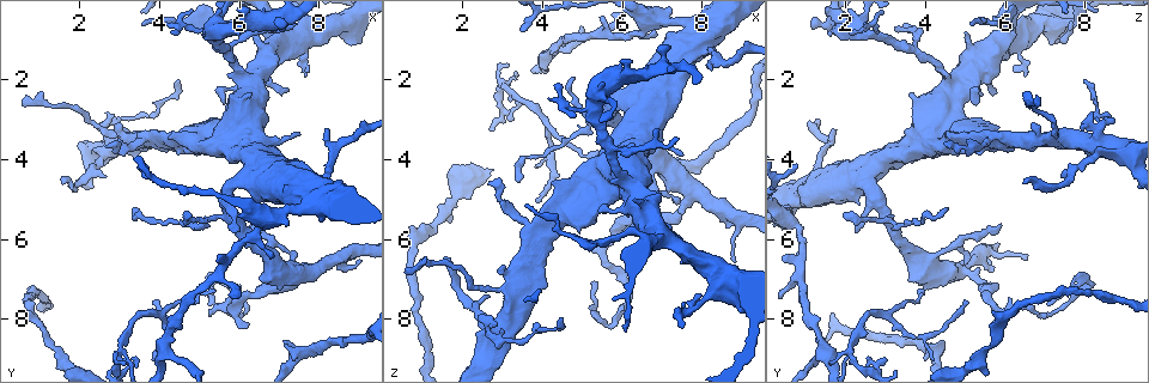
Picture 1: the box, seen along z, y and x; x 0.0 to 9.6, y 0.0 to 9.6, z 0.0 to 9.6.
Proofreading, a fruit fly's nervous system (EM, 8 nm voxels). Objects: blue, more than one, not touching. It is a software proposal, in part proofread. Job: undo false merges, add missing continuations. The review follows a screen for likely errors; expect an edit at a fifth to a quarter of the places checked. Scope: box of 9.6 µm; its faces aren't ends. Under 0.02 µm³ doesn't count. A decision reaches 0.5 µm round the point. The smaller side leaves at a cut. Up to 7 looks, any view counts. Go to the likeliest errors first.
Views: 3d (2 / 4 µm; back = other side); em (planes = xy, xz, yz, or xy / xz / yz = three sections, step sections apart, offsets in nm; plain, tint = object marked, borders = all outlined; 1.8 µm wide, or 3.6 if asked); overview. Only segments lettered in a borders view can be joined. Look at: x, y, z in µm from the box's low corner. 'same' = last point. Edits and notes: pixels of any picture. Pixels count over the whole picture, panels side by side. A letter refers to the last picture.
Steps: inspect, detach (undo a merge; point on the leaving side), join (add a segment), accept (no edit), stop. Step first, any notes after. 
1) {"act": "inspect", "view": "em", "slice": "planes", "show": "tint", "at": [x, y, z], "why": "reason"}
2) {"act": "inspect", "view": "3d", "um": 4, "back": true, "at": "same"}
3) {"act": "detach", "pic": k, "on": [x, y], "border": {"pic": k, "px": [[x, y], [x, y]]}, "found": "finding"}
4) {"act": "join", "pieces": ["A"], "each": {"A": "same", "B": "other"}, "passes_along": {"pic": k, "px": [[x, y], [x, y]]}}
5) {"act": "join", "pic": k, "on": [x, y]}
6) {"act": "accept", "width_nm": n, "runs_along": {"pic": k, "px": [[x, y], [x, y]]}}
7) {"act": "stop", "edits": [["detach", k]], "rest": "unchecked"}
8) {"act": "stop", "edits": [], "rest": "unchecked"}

{"act": "inspect", "view": "em", "um": 3.6, "slice": "planes", "show": "borders", "at": [6.10, 4.45, 2.55], "why": "touches itself"}

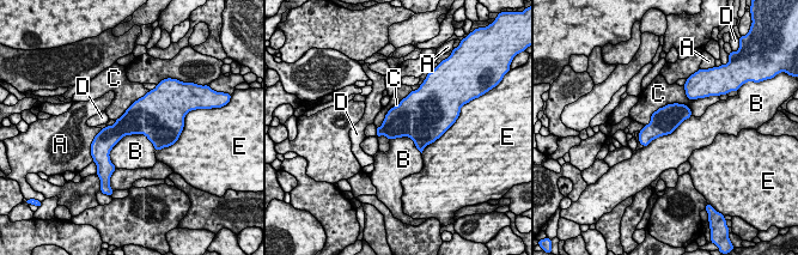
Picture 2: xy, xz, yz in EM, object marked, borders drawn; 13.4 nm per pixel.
{"act": "accept", "each": {"A": "other", "B": "other", "C": "other", "D": "other", "E": "other"}, "border": {"pic": 2, "px": [[156, 150], [126, 134], [108, 156]]}, "found": "continuous, no second neuron"}

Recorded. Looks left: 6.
{"act": "inspect", "view": "em", "slice": "planes", "show": "borders", "at": [6.30, 5.65, 5.90], "why": "free end"}

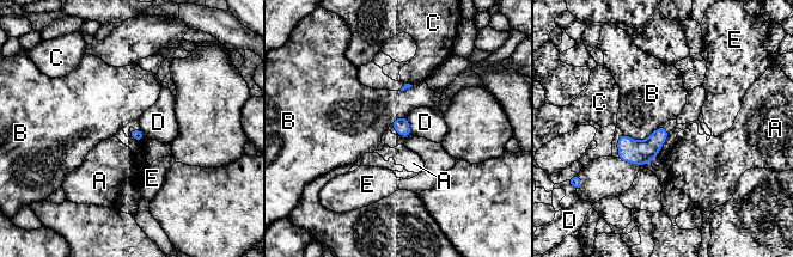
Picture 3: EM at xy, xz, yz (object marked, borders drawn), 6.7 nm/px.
{"act": "accept", "each": {"A": "other", "B": "other", "C": "other", "D": "other", "E": "other"}, "border": {"pic": 3, "px": [[659, 150], [646, 164], [617, 158]]}, "found": "none of them fits"}

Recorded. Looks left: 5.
{"act": "inspect", "view": "3d", "um": 2, "back": true, "at": [8.25, 3.20, 1.80], "why": "branch stops here"}

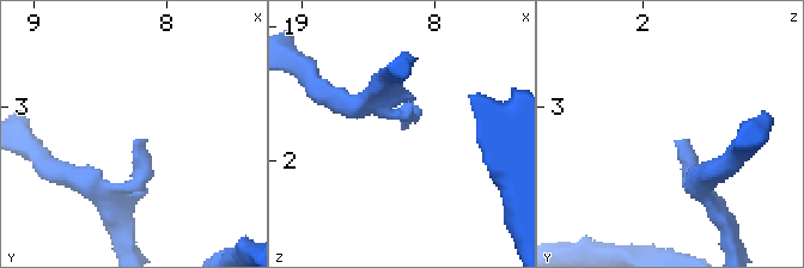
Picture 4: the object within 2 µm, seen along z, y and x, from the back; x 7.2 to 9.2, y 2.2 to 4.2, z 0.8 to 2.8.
{"act": "inspect", "view": "em", "um": 3.6, "slice": "planes", "show": "tint", "at": [8.24, 3.24, 1.76], "why": "shape alone is not enough"}

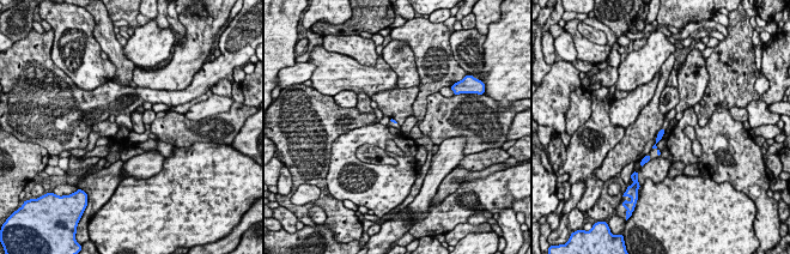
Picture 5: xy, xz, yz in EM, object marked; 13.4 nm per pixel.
{"act": "inspect", "view": "em", "um": 3.6, "slice": "planes", "show": "borders", "at": "same"}

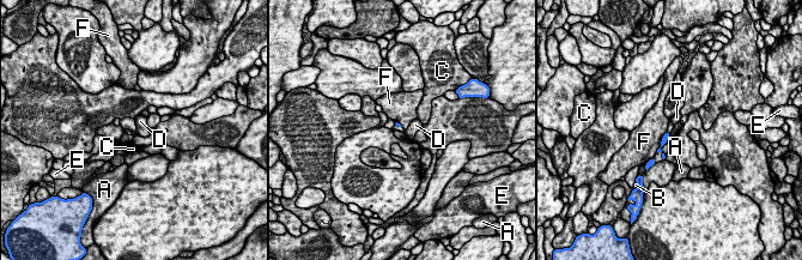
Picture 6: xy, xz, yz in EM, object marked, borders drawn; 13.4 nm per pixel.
{"act": "accept", "each": {"A": "other", "B": "other", "C": "other", "D": "other", "E": "other", "F": "other"}, "found": "no lettered segment goes on from it"}

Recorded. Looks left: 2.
{"act": "stop", "edits": [], "rest": "unchecked"}

